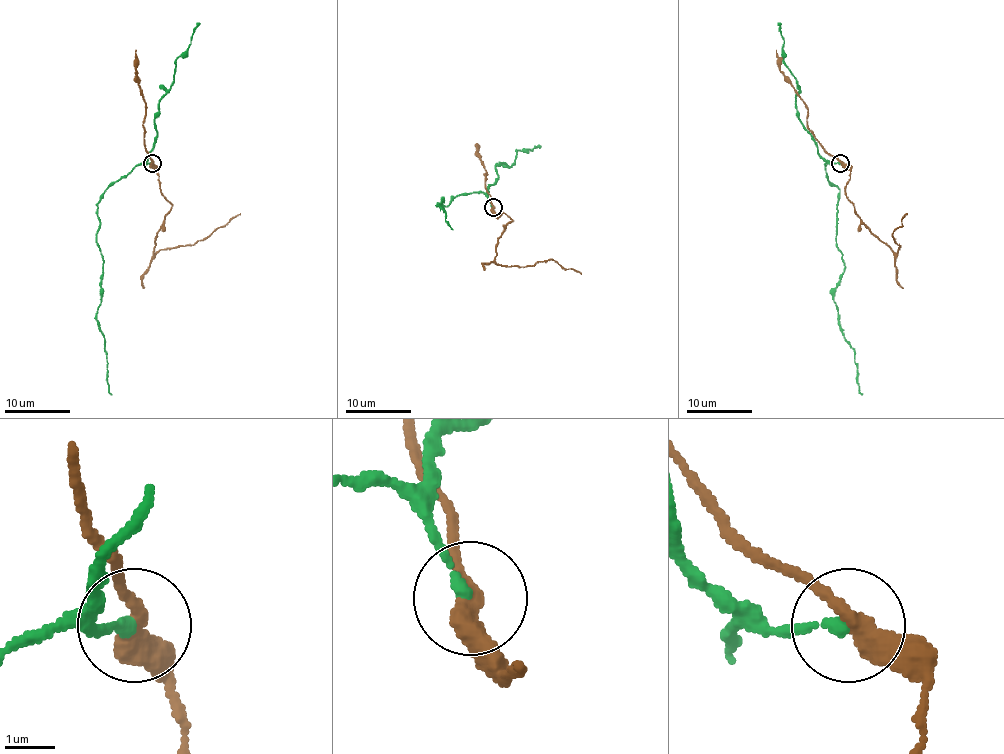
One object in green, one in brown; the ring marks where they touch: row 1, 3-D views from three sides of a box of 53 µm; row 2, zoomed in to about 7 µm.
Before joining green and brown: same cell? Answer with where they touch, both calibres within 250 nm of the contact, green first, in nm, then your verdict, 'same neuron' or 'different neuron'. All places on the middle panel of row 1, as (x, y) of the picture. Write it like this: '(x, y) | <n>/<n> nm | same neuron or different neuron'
(493, 207) | 220/360 nm | different neuron

